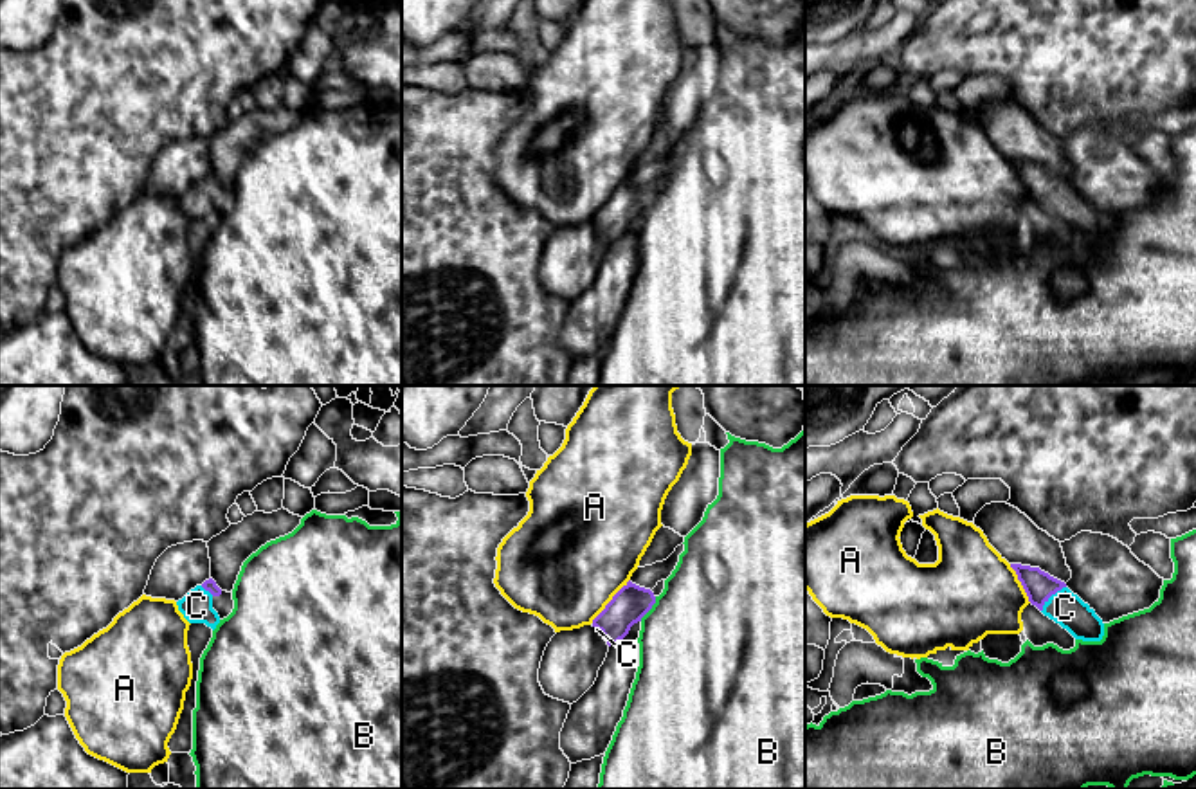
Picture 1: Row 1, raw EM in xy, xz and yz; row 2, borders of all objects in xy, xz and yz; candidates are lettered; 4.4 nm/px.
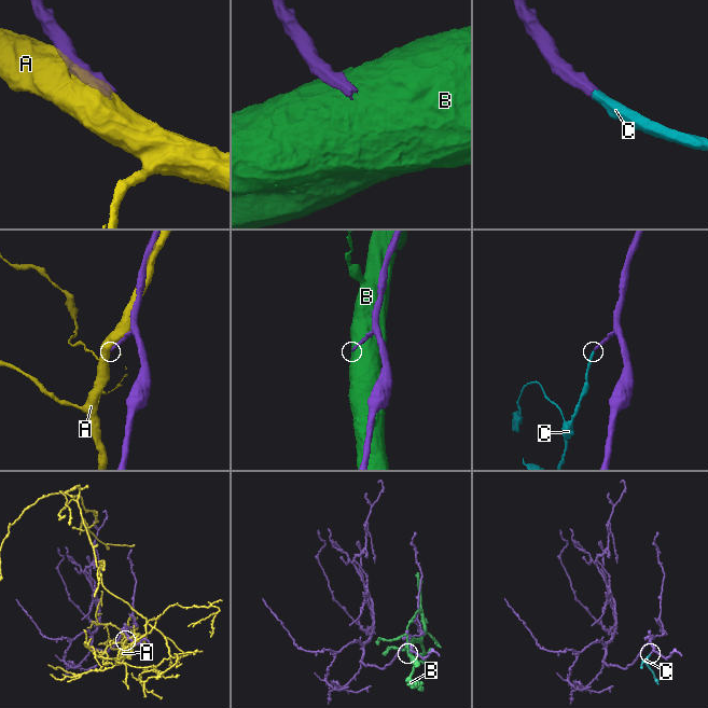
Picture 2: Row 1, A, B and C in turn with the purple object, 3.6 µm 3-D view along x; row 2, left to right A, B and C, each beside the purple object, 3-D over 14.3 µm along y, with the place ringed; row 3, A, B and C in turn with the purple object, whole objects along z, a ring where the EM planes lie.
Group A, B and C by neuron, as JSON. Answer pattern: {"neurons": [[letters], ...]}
{"neurons": [["A"], ["B"], ["C"]]}

